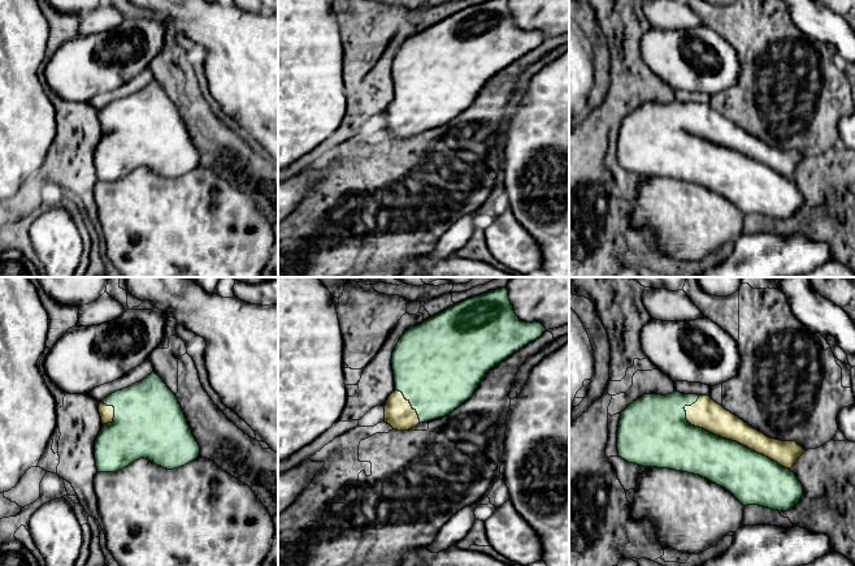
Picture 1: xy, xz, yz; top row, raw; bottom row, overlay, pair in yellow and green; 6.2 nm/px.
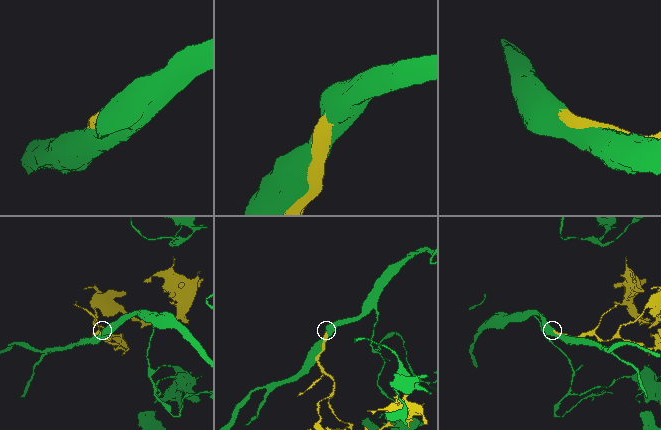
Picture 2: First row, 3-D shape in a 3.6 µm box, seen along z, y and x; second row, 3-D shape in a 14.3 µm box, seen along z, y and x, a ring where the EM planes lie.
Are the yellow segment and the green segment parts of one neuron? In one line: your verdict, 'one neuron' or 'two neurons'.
one neuron

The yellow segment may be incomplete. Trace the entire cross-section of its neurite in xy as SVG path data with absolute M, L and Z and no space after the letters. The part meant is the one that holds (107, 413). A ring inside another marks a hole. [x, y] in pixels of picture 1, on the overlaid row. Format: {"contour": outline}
{"contour": "M152 372L139 383L100 401L103 427L95 441L97 472L116 472L144 458L166 470L182 467L200 454L200 446L175 394Z"}

